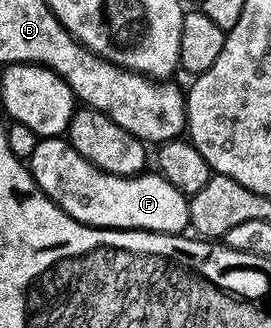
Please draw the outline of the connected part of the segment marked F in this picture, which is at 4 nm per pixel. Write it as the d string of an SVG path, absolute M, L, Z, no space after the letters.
M62 138L39 139L28 167L38 189L72 219L89 228L160 232L164 236L181 236L190 228L189 199L161 174L143 174L137 178L113 176L80 158L73 146Z

